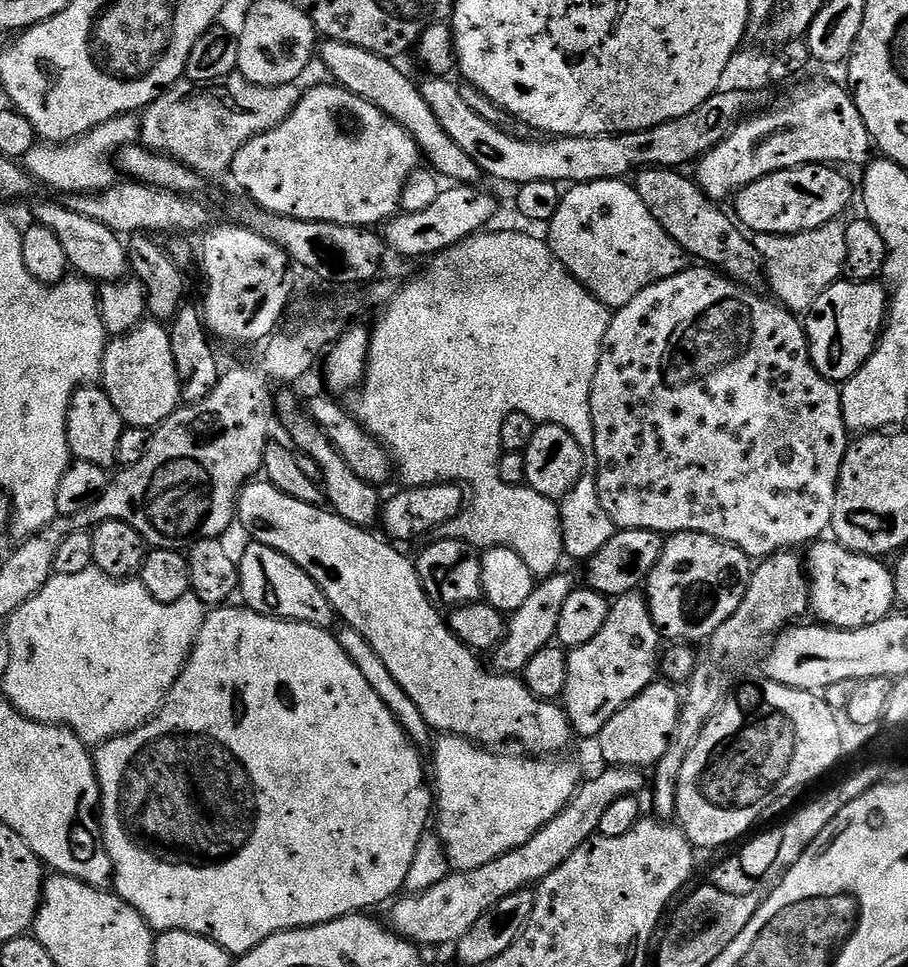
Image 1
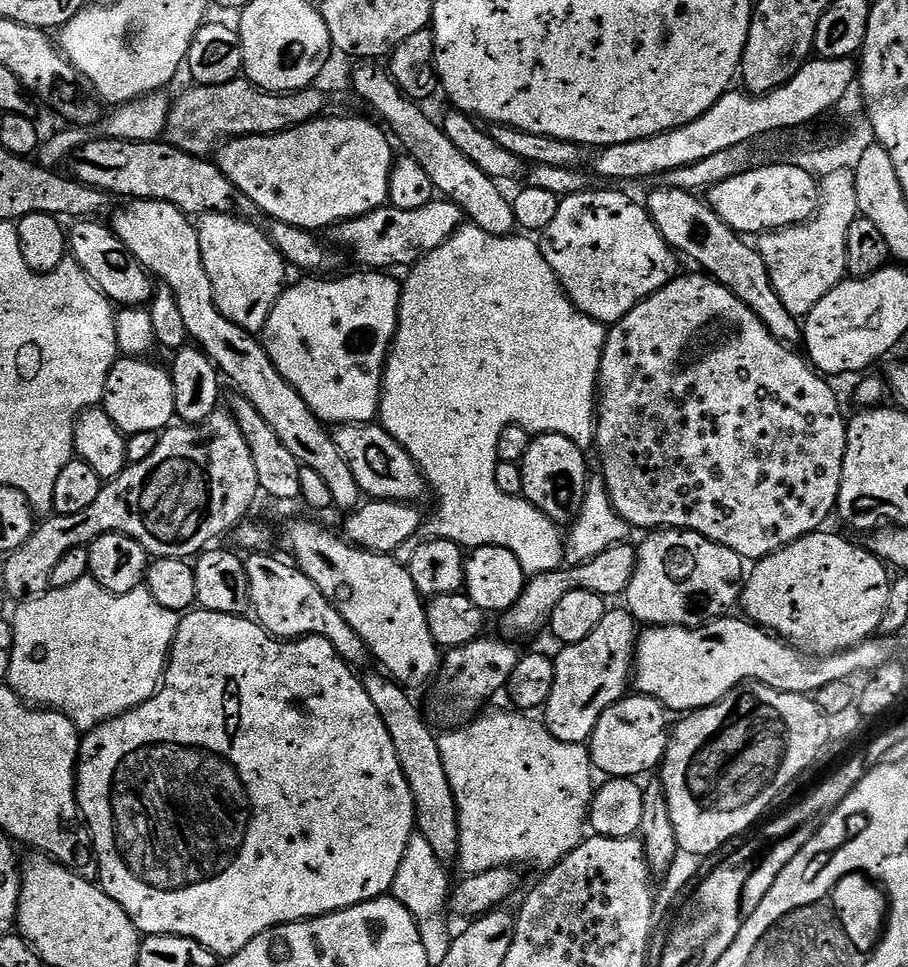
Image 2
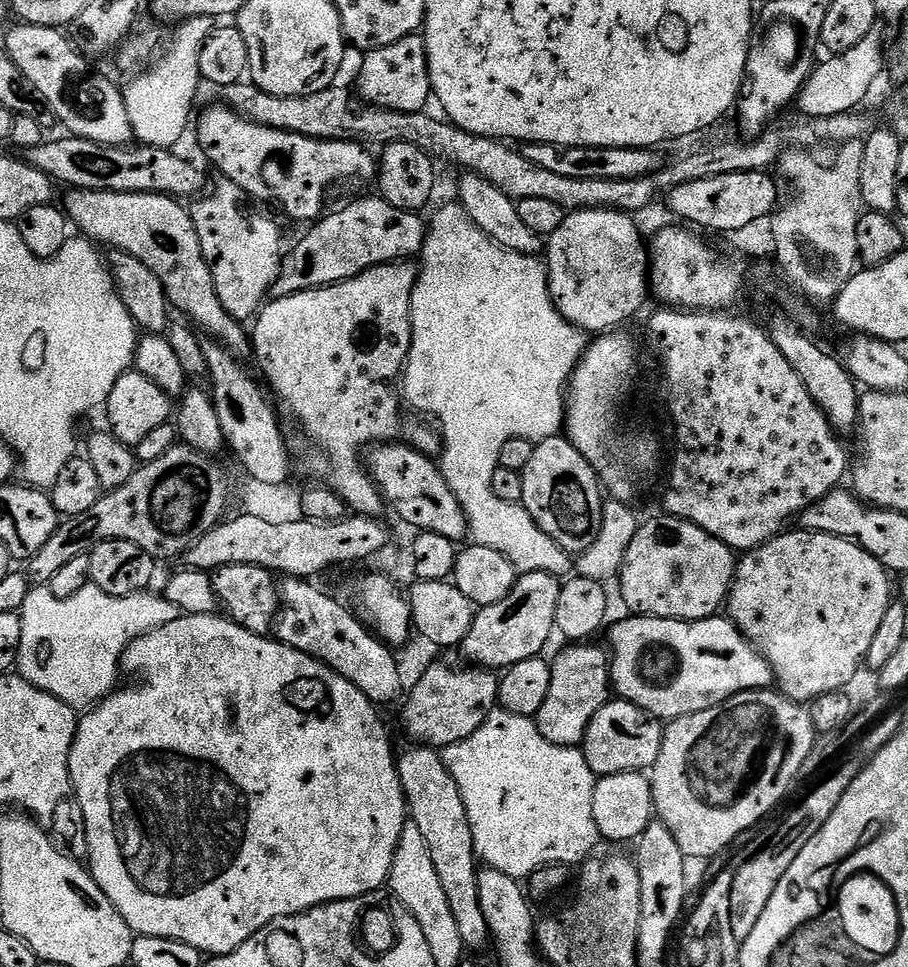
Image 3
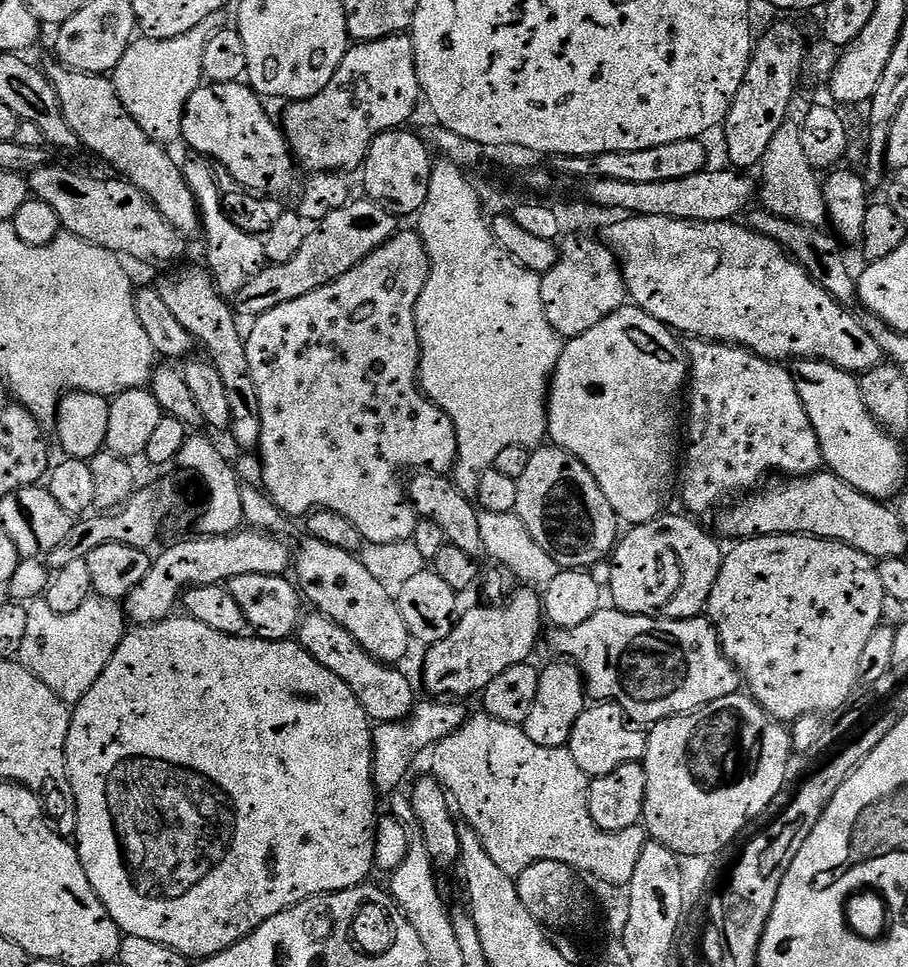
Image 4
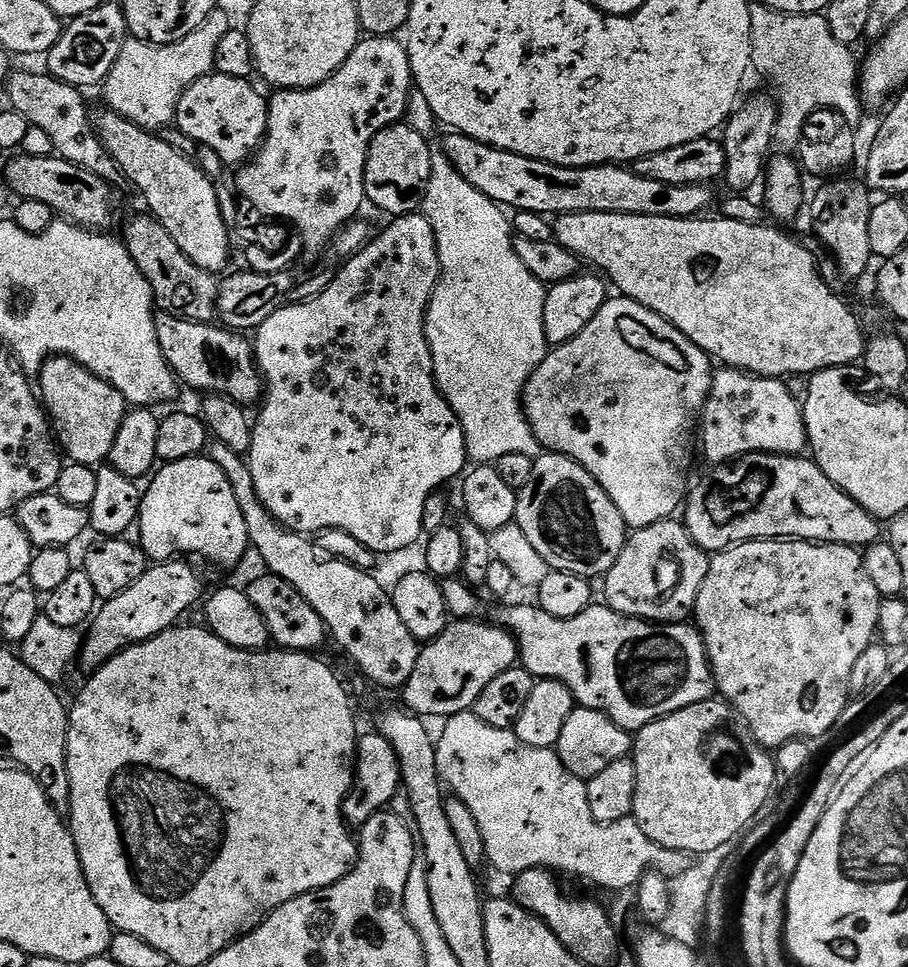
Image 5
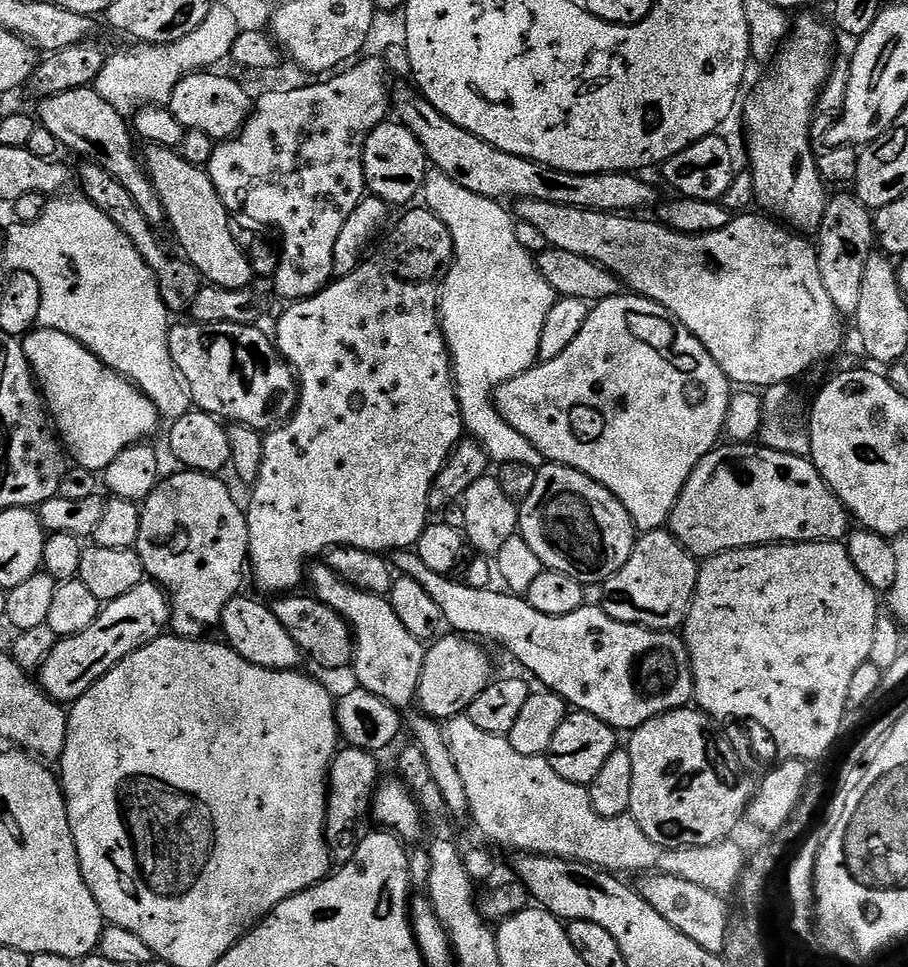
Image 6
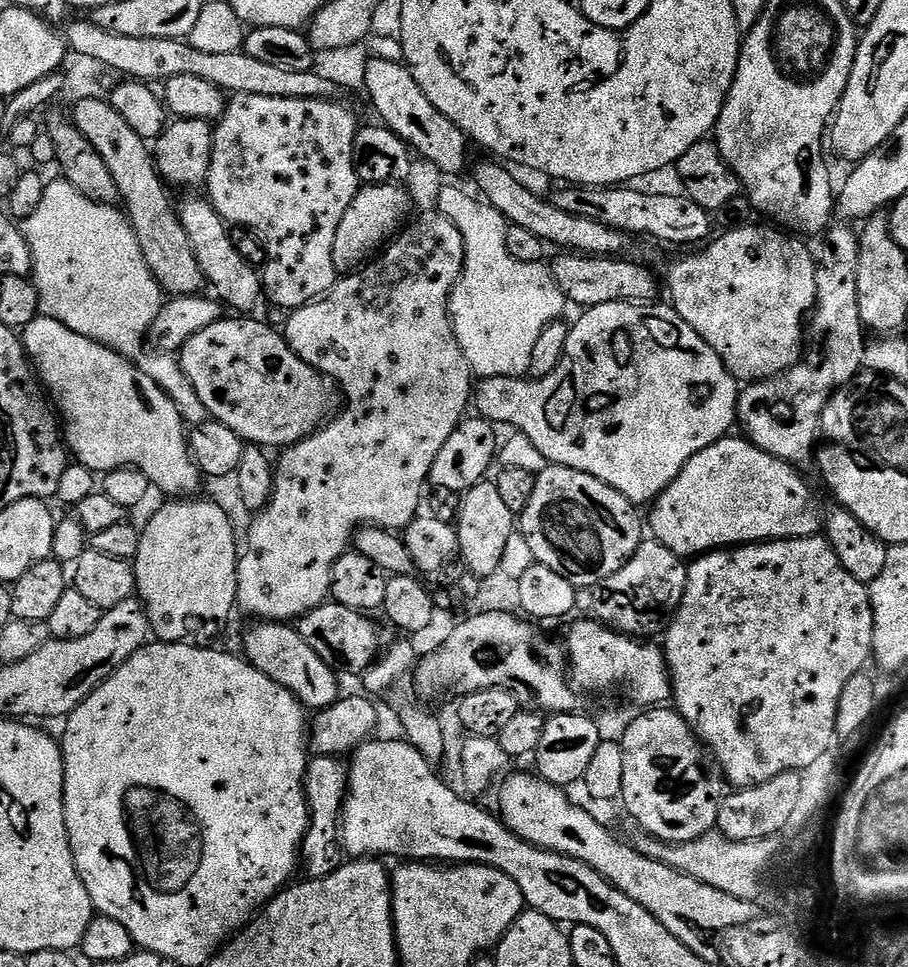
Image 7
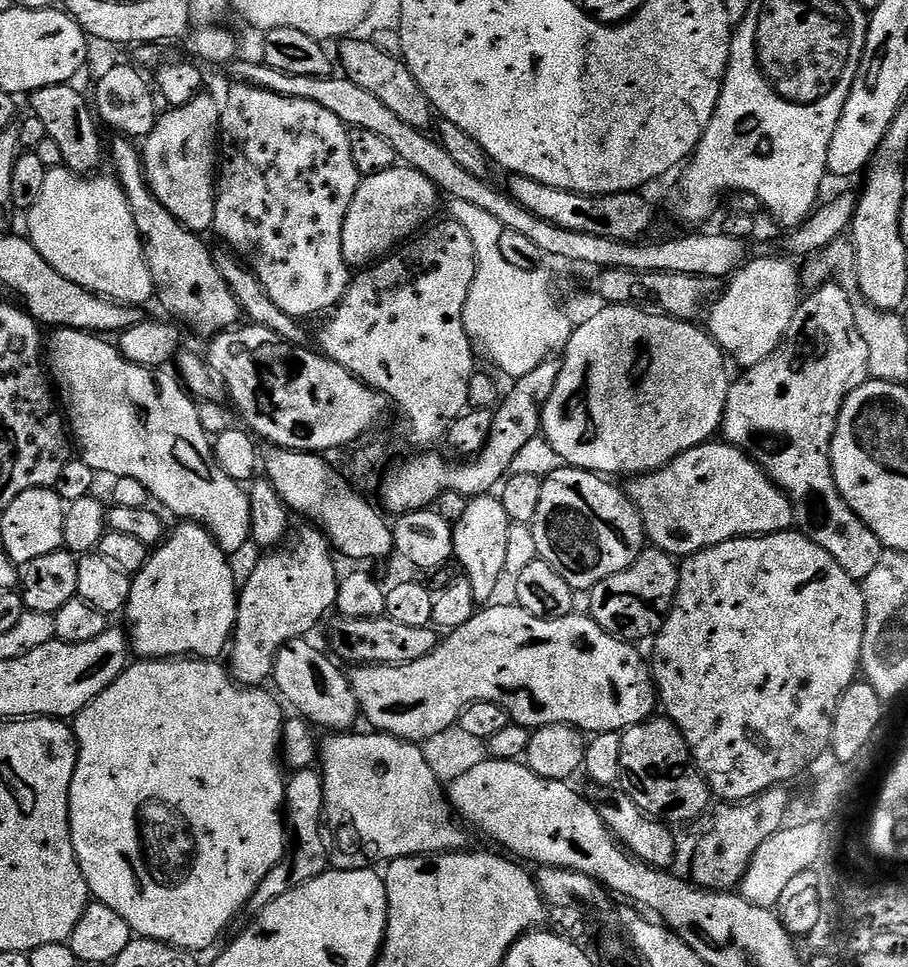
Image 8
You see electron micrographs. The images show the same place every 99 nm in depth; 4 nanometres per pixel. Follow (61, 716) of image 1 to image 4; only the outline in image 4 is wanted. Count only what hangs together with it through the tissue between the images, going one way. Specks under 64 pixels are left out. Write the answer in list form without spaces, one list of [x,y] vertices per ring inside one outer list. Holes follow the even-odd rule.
[[[97,595],[82,602],[74,614],[58,614],[50,610],[42,598],[31,601],[27,610],[26,638],[18,653],[19,663],[30,670],[34,678],[46,682],[46,686],[50,686],[65,704],[75,706],[86,690],[98,682],[102,670],[106,670],[114,650],[122,642],[126,613],[117,601],[103,600]]]

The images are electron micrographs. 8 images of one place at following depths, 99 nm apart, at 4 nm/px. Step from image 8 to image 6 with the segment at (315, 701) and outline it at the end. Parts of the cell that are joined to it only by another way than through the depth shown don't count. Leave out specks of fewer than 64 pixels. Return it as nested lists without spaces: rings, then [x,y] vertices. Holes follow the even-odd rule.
[[[247,594],[235,596],[226,602],[226,610],[222,610],[219,627],[224,628],[223,639],[228,647],[233,648],[246,662],[263,668],[273,668],[283,672],[291,672],[301,667],[302,653],[294,638],[286,634],[286,626],[274,618],[271,607],[260,600],[251,600]]]

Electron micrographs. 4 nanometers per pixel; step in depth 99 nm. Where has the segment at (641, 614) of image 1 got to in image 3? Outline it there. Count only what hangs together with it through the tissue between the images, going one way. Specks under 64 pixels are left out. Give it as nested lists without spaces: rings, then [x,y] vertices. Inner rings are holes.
[[[572,642],[551,661],[550,690],[542,702],[542,710],[534,717],[542,738],[558,746],[574,748],[583,745],[584,734],[594,714],[610,699],[612,673],[610,656],[603,647],[592,644],[596,642]]]

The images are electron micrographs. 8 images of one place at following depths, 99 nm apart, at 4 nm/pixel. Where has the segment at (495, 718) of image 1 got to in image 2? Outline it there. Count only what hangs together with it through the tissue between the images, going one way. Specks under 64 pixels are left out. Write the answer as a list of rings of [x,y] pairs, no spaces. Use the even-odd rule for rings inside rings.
[[[293,519],[284,532],[284,544],[289,552],[287,555],[300,572],[306,574],[306,578],[310,578],[310,582],[314,582],[318,590],[322,590],[322,594],[336,607],[338,614],[346,618],[354,634],[358,634],[358,638],[362,638],[362,642],[368,647],[371,659],[376,659],[381,664],[379,667],[391,679],[409,690],[415,690],[431,676],[433,679],[442,667],[442,652],[430,634],[425,601],[414,586],[414,578],[410,578],[407,567],[401,561],[399,564],[391,555],[357,548],[355,544],[349,544],[343,535],[335,536],[330,529],[323,528],[312,520],[302,519]]]

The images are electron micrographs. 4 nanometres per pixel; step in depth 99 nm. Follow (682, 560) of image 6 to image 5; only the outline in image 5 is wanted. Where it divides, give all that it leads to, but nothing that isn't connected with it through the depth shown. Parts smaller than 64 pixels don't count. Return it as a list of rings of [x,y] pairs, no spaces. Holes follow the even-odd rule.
[[[679,519],[659,520],[654,526],[635,529],[624,543],[622,554],[618,554],[618,562],[608,571],[606,590],[603,599],[608,607],[624,616],[632,616],[635,620],[647,620],[658,624],[679,624],[687,621],[695,613],[698,602],[698,590],[702,590],[702,582],[706,582],[709,553],[703,552],[690,538],[688,529]]]

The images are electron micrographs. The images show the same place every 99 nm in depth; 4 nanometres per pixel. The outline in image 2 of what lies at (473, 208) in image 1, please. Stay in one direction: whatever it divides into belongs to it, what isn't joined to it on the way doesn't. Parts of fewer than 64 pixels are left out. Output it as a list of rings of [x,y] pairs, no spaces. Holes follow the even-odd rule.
[[[433,198],[418,210],[398,210],[385,206],[365,216],[335,225],[336,240],[356,251],[357,265],[368,270],[396,270],[403,264],[415,266],[438,250],[465,223],[464,211],[451,200]]]

